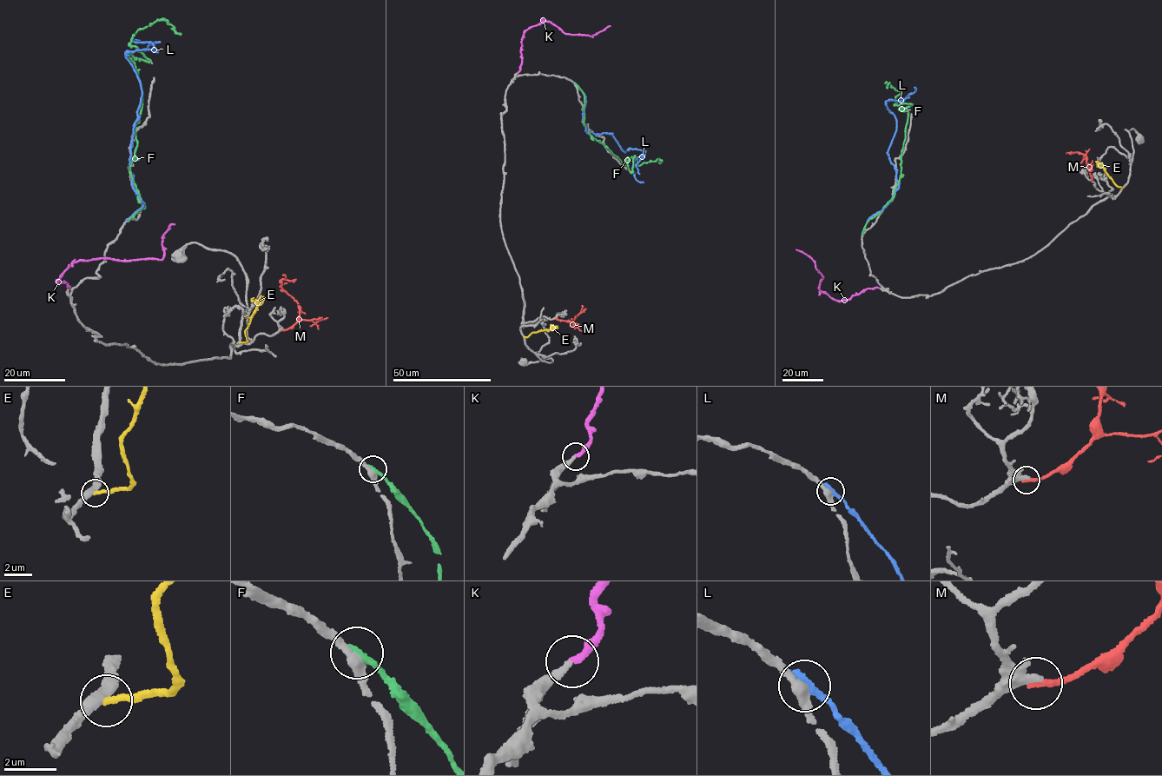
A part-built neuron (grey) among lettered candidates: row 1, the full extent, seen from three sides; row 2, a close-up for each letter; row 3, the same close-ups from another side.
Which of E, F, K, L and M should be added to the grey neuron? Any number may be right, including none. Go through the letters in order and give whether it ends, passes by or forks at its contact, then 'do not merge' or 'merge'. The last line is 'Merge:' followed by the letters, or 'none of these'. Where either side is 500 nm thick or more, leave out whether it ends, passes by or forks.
E: it ends there; do not merge
F: it ends there; do not merge
K: it ends there; merge
L: it ends there; do not merge
M: it ends there; do not merge
Merge: K

